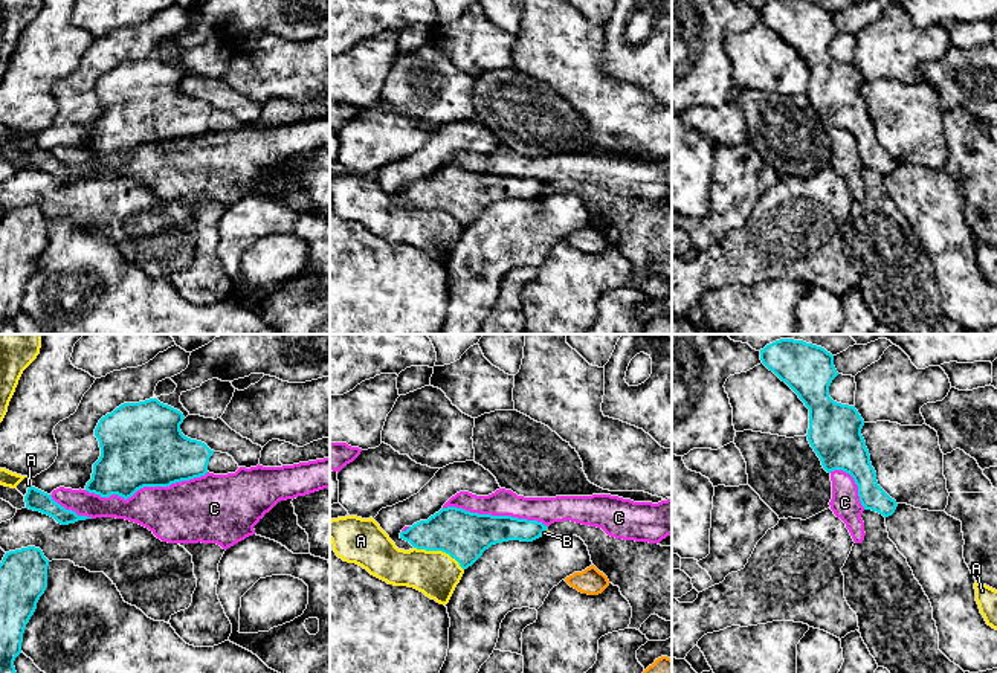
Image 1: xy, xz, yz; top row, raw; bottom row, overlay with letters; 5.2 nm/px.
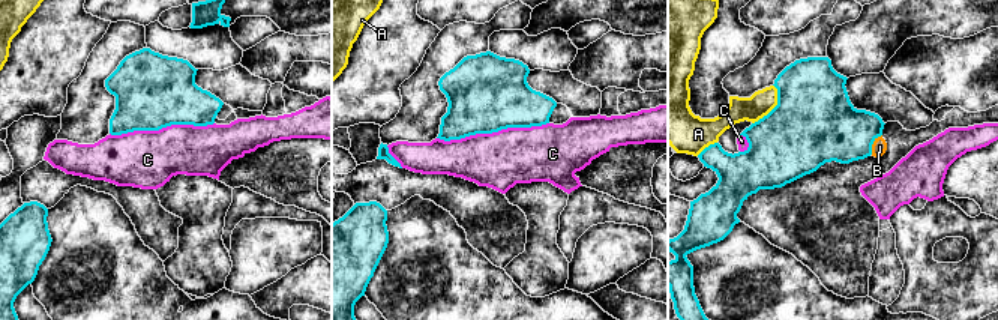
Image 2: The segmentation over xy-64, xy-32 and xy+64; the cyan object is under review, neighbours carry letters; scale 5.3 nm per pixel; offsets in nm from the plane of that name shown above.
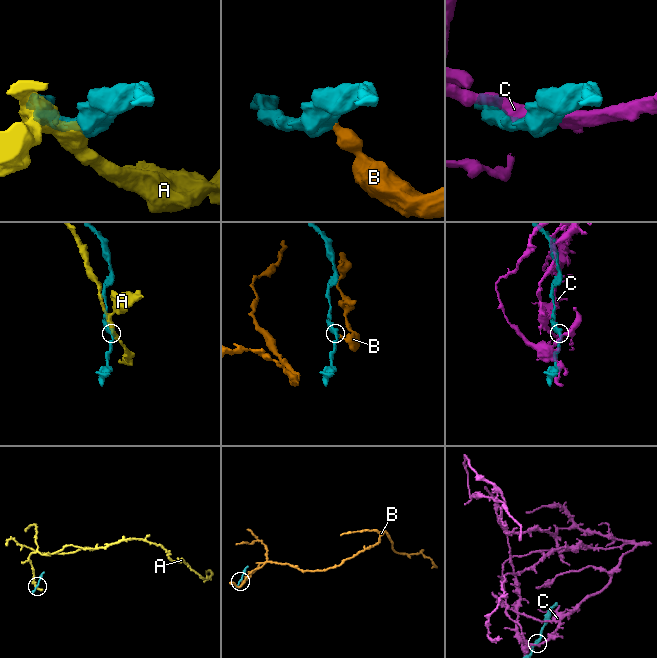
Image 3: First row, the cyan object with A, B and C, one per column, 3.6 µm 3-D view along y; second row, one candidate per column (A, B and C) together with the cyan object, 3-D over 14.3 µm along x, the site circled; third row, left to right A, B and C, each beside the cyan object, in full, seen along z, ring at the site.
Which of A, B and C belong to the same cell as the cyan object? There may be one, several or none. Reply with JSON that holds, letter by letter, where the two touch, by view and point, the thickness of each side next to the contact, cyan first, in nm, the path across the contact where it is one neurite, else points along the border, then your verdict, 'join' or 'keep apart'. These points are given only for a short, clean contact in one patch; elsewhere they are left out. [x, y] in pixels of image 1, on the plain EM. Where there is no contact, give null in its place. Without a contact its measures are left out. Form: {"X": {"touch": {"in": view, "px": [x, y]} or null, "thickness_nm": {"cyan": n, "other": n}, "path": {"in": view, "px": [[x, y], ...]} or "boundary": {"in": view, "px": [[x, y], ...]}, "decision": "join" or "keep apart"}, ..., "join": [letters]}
{"A": {"touch": {"in": "xz", "px": [440, 208]}, "thickness_nm": {"cyan": 260, "other": 240}, "decision": "keep apart"}, "B": {"touch": {"in": "xz", "px": [544, 188]}, "thickness_nm": {"cyan": 140, "other": 20}, "boundary": {"in": "xz", "px": [[547, 186], [541, 193]]}, "decision": "keep apart"}, "C": {"touch": {"in": "xy", "px": [145, 144]}, "thickness_nm": {"cyan": 440, "other": 320}, "decision": "keep apart"}, "join": []}

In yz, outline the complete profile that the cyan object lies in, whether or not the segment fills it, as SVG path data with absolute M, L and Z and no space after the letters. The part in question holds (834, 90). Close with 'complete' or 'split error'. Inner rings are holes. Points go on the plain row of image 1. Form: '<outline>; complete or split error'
M773 0L760 8L762 21L785 40L809 67L808 99L831 131L843 128L858 143L860 160L884 175L898 162L876 139L866 99L861 93L864 78L855 64L829 55L829 44L838 34L834 14L806 0Z; complete

